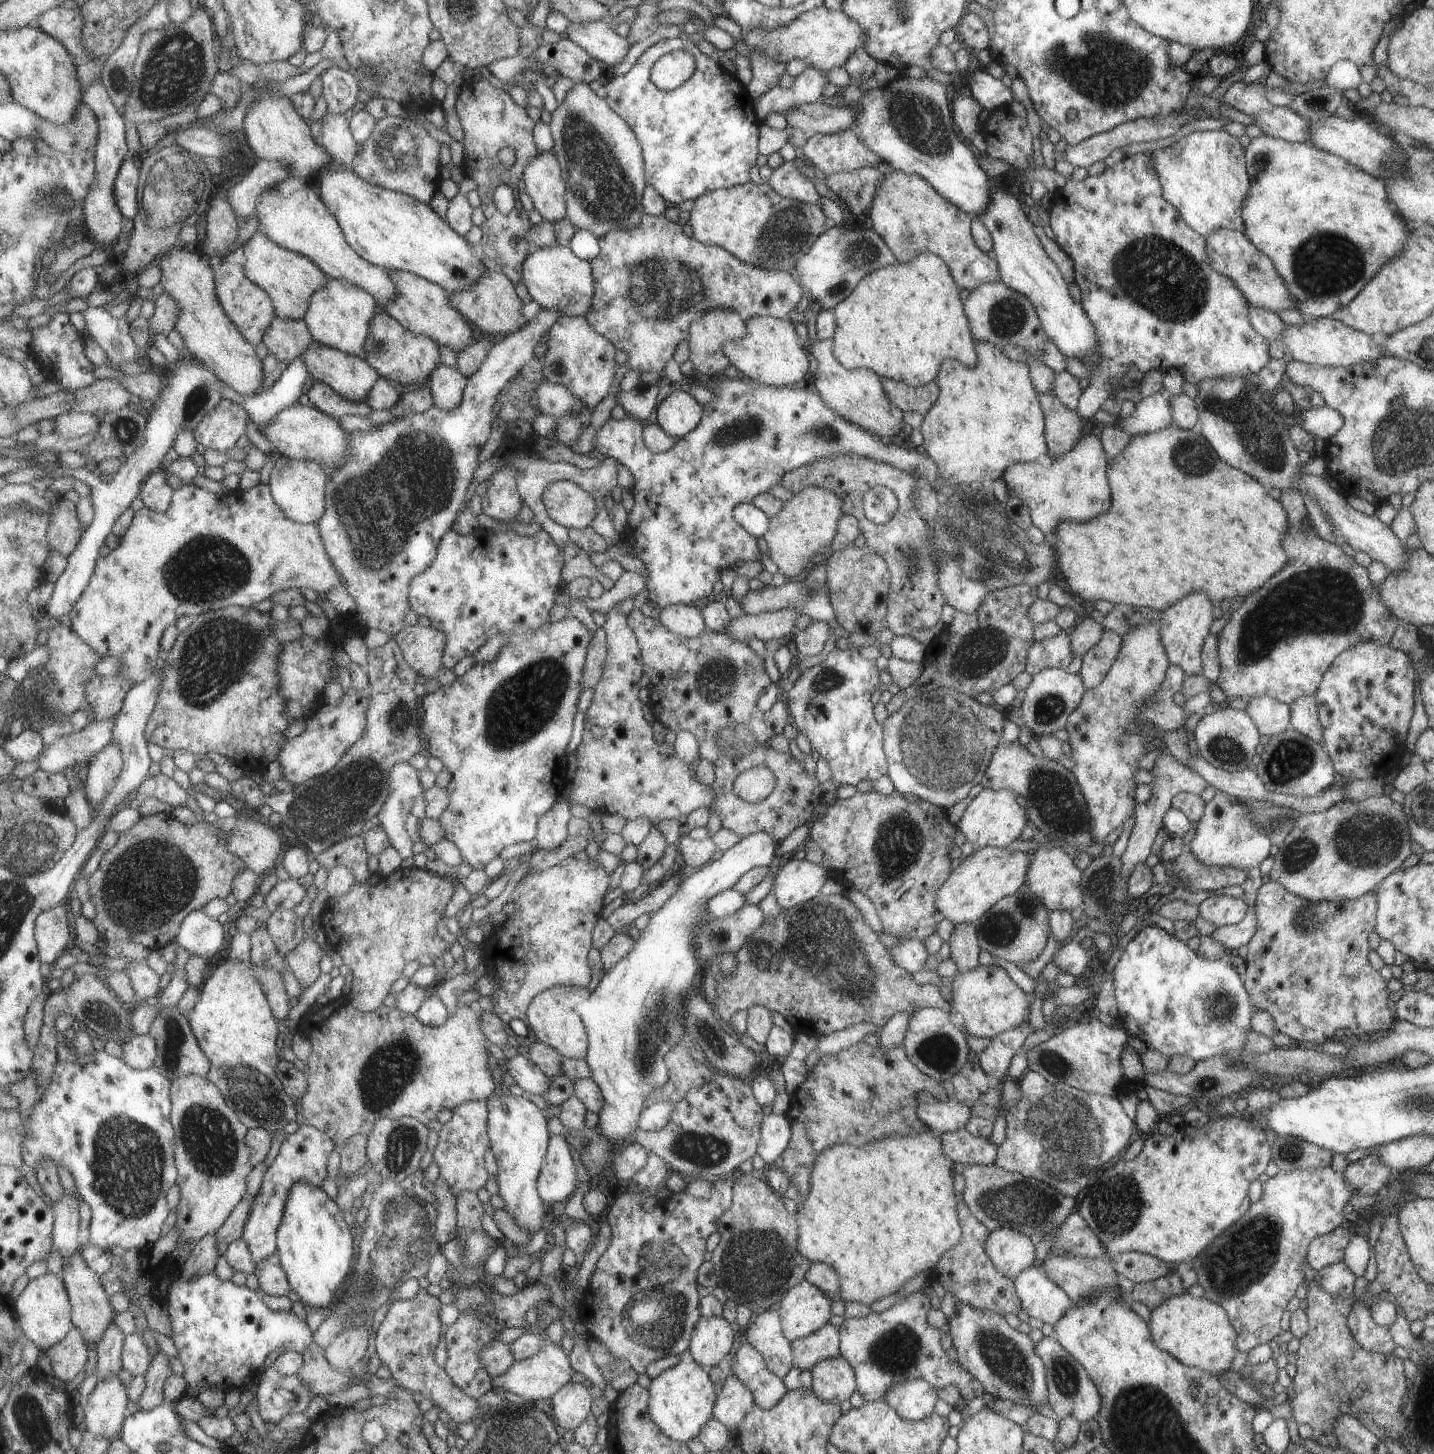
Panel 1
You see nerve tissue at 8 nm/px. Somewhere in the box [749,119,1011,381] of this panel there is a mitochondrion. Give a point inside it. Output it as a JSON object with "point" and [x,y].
{"point":[790,227]}

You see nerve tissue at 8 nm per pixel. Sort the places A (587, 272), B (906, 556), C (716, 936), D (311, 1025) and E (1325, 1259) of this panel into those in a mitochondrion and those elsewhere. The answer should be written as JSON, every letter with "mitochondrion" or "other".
{"A":"other","B":"mitochondrion","C":"mitochondrion","D":"other","E":"other"}

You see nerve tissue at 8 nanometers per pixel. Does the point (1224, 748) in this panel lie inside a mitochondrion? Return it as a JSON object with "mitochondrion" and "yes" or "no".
{"mitochondrion":"yes"}

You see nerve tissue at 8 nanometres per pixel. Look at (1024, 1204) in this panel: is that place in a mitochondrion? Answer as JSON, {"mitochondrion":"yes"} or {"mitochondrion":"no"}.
{"mitochondrion":"yes"}

